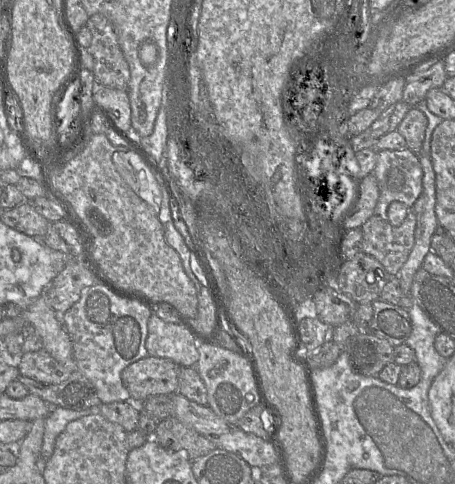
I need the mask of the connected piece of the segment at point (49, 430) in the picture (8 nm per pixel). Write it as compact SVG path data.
M53 407L45 418L43 443L40 452L41 460L48 460L52 455L56 438L63 432L69 422L94 412L97 412L97 408L71 410L62 407Z

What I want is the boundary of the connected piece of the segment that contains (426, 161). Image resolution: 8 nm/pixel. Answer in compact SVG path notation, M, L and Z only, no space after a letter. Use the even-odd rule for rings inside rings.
M418 155L422 170L422 193L414 204L416 216L415 244L399 273L396 275L400 280L403 291L409 295L413 277L422 266L424 257L431 251L431 238L439 226L436 213L436 184L435 172L431 158Z

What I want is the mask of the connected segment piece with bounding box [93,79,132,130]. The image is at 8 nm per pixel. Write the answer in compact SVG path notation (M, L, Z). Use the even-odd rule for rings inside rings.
M95 79L93 99L97 109L109 114L119 128L132 130L131 105L127 89L111 88Z

